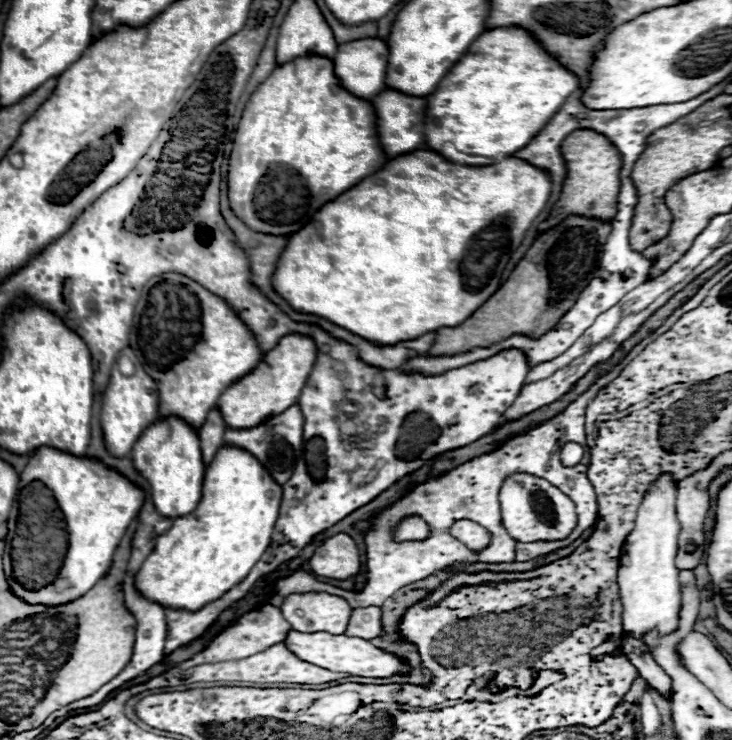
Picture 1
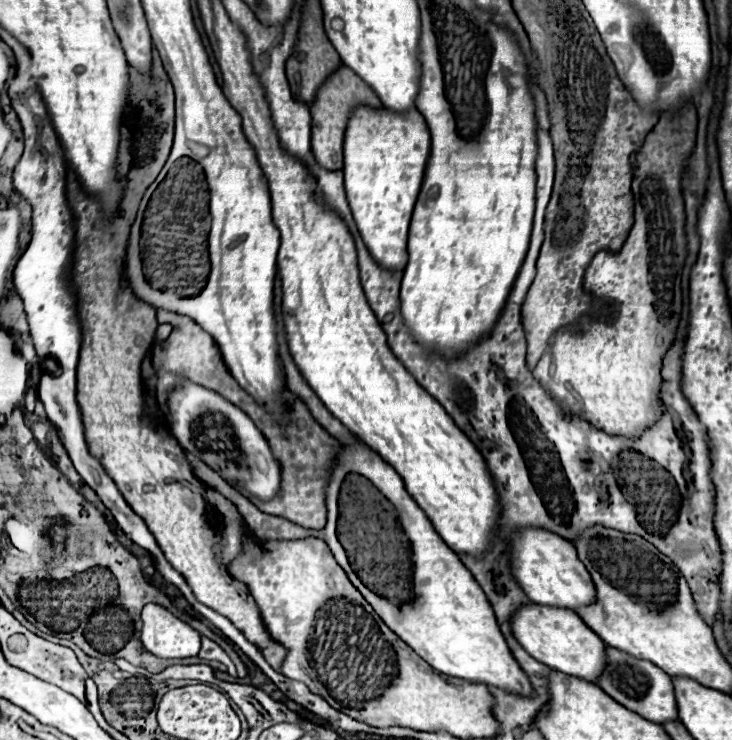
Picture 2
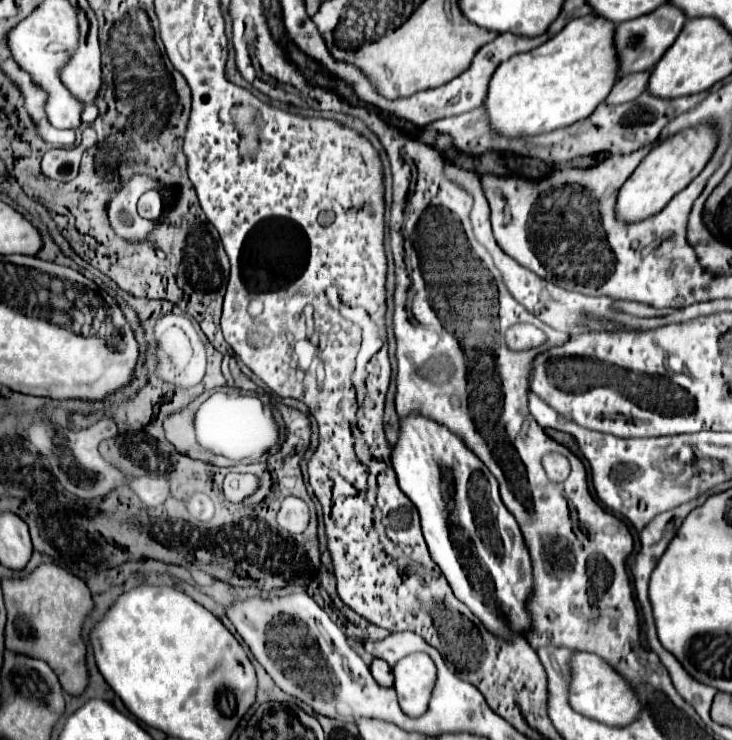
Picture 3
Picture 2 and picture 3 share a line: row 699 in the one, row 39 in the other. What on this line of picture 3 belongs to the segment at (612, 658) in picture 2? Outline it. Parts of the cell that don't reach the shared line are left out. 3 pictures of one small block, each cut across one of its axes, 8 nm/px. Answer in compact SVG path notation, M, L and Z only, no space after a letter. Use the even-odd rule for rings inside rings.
M662 4L660 8L656 8L650 14L644 14L640 18L618 24L616 32L614 32L618 80L624 76L630 76L630 74L636 74L636 72L650 70L660 60L660 56L674 44L684 22L686 22L684 16L680 16L680 12L676 12L676 8L672 8L670 4Z

